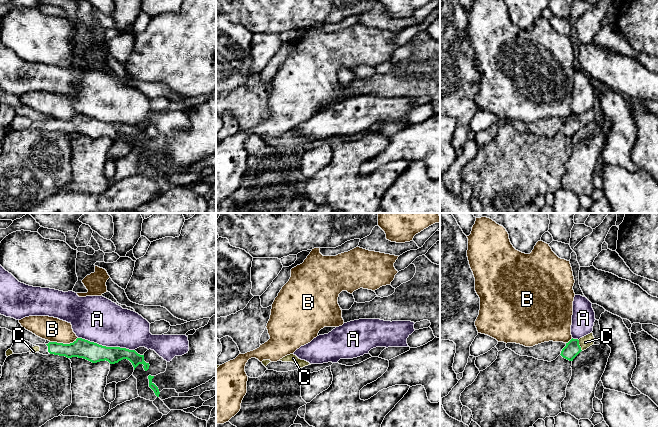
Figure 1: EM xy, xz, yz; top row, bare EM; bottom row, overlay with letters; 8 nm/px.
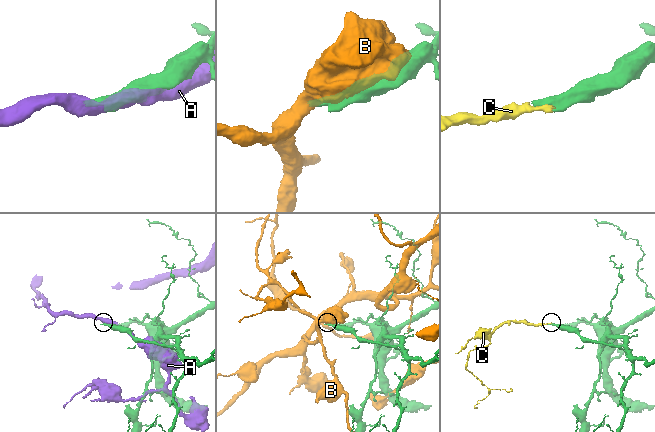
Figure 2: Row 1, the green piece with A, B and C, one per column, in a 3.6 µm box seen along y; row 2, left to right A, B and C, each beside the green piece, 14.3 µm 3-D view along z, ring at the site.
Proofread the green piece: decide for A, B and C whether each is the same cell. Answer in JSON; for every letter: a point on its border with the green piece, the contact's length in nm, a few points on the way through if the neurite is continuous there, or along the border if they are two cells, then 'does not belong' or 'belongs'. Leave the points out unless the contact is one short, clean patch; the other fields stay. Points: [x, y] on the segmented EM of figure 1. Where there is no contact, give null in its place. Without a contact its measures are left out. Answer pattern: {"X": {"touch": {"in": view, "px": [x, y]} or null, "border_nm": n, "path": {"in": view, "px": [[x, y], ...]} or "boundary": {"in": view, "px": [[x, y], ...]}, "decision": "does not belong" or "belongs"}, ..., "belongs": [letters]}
{"A": {"touch": {"in": "xy", "px": [105, 346]}, "border_nm": 460, "decision": "does not belong"}, "B": {"touch": {"in": "xy", "px": [62, 343]}, "border_nm": 220, "boundary": {"in": "xy", "px": [[77, 337], [69, 343], [50, 342]]}, "decision": "does not belong"}, "C": {"touch": {"in": "yz", "px": [579, 345]}, "border_nm": 90, "path": {"in": "yz", "px": [[572, 349], [579, 345], [585, 342]]}, "decision": "belongs"}, "belongs": ["C"]}

